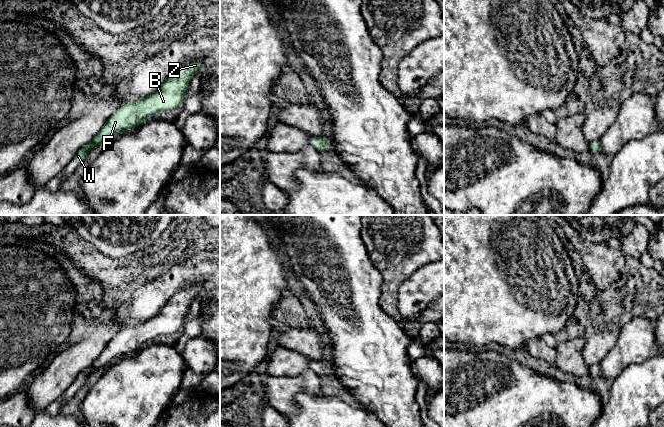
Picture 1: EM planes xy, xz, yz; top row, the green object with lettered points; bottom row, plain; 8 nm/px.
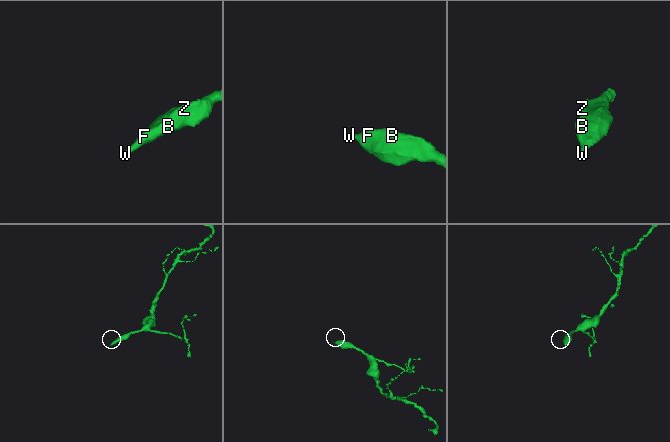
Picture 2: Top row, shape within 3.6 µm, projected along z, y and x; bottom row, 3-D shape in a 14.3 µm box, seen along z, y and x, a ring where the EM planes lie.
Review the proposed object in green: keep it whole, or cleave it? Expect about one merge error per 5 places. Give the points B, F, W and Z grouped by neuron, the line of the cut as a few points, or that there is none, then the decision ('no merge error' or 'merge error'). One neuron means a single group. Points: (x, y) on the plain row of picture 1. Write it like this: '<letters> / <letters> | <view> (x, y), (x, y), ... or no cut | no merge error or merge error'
B F W Z | no cut | no merge error

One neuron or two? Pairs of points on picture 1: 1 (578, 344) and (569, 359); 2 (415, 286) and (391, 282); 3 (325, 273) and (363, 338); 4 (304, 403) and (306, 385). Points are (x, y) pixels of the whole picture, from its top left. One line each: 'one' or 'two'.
1: one
2: two
3: one
4: two

